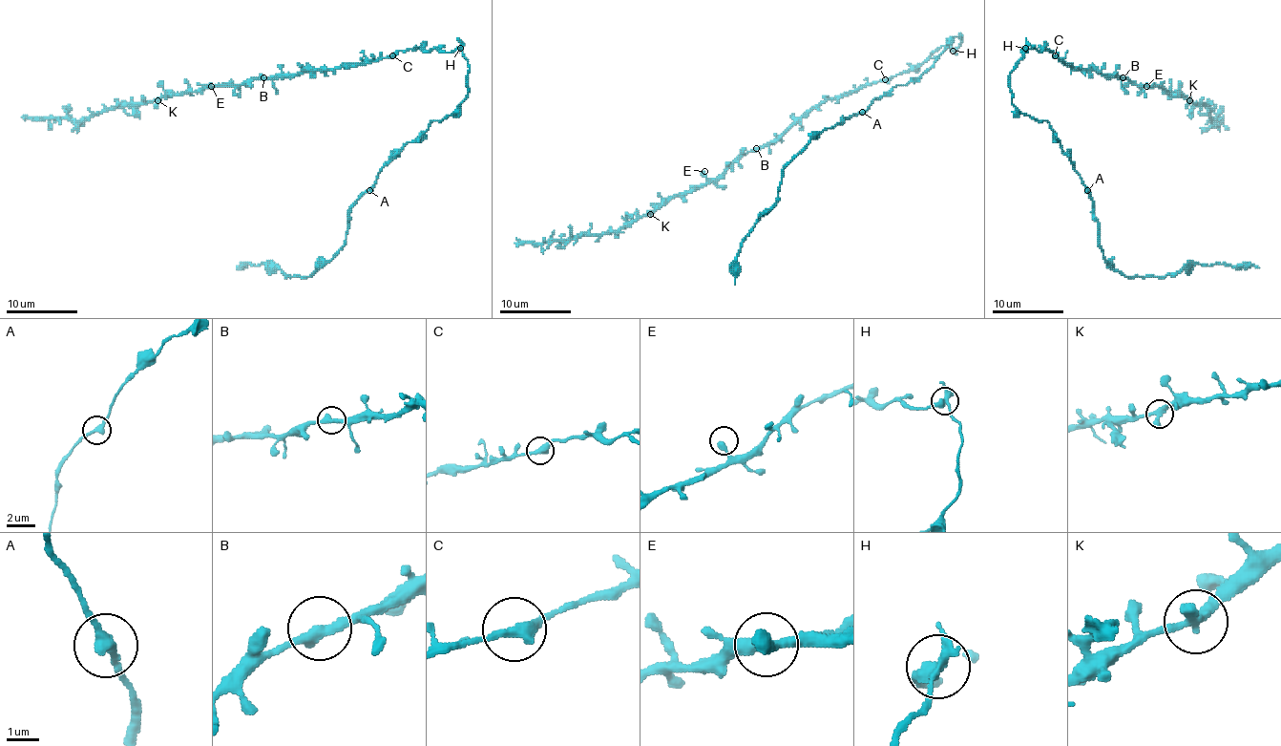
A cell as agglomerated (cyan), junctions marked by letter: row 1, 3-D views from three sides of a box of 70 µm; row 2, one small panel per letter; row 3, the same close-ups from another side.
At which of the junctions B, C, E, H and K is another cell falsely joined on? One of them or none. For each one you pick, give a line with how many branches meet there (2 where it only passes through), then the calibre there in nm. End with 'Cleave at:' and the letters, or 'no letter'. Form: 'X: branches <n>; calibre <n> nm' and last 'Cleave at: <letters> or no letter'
H: branches 3; calibre 300 nm
Cleave at: H

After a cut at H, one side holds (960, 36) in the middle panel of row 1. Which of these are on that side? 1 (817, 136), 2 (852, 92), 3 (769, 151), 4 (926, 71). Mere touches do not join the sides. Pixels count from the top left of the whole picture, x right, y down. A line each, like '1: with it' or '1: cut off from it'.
1: with it
2: cut off from it
3: cut off from it
4: with it

